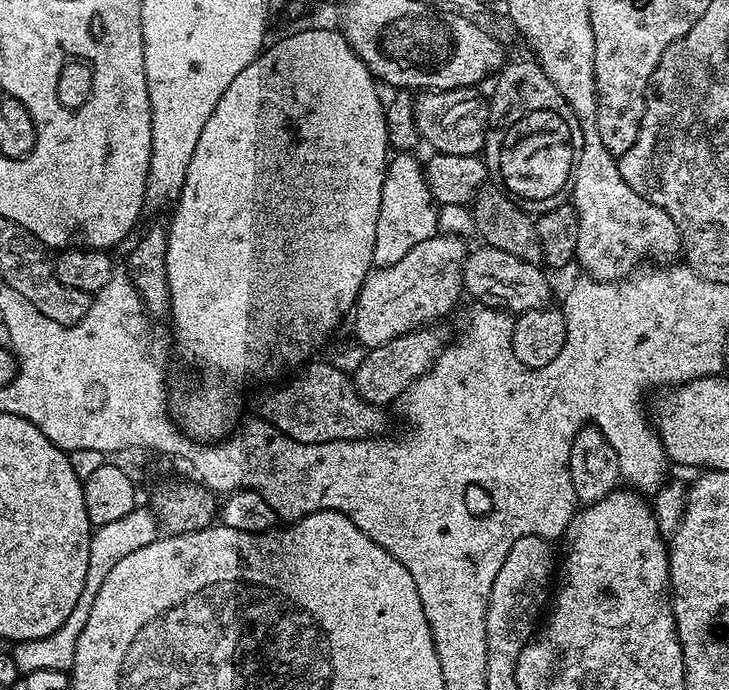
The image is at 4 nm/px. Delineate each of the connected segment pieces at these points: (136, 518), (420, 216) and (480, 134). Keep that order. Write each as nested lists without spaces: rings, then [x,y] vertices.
[[[137,506],[130,514],[118,518],[114,522],[106,522],[106,526],[95,529],[90,542],[90,562],[86,566],[86,586],[82,586],[82,594],[78,594],[78,603],[70,610],[66,622],[54,630],[54,634],[46,634],[46,638],[22,640],[11,645],[14,666],[23,674],[34,670],[58,670],[68,672],[74,662],[74,650],[78,650],[78,634],[82,634],[82,626],[86,626],[86,618],[90,618],[90,610],[94,607],[94,598],[98,598],[98,586],[106,582],[106,574],[114,570],[117,562],[122,562],[126,554],[134,554],[134,550],[142,550],[142,546],[150,546],[158,538],[158,521],[147,507]]]
[[[396,154],[389,159],[382,186],[382,206],[378,210],[378,230],[374,233],[372,262],[376,268],[394,266],[394,262],[414,250],[418,242],[426,242],[426,238],[437,235],[438,205],[428,189],[425,169],[414,157],[412,154]]]
[[[475,87],[446,88],[443,90],[424,90],[415,97],[414,118],[420,131],[420,139],[432,150],[440,154],[466,154],[475,156],[484,147],[484,140],[488,137],[490,123],[490,104],[487,99],[479,96]]]

